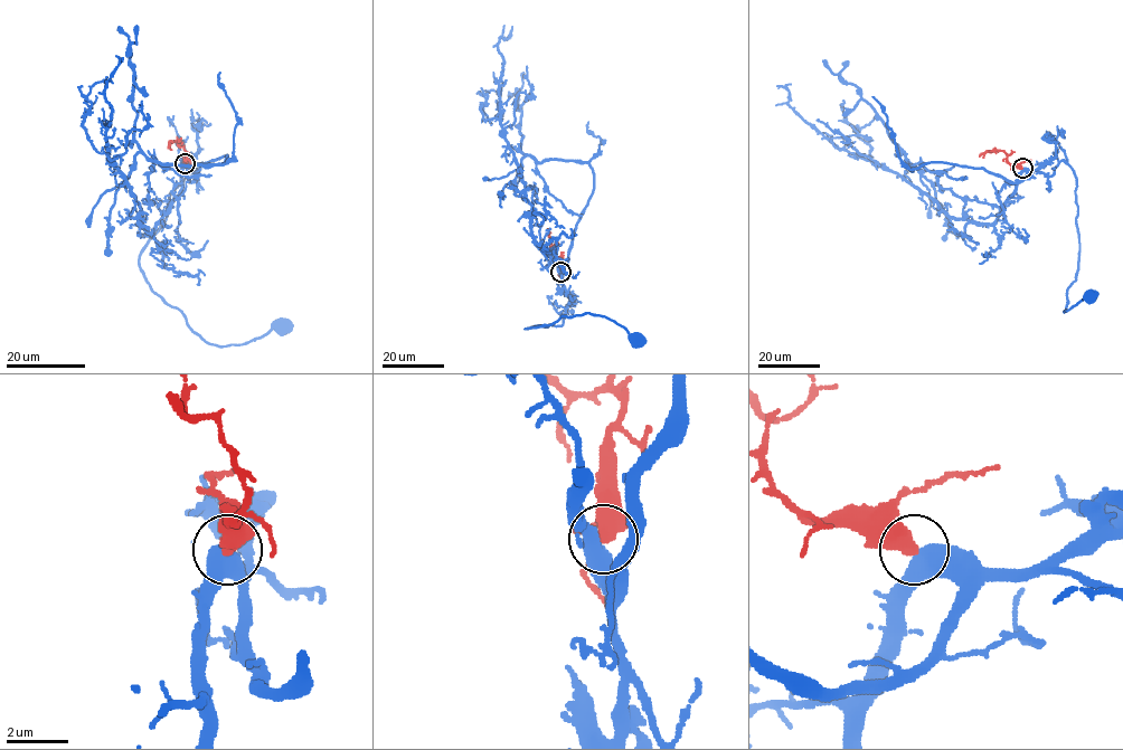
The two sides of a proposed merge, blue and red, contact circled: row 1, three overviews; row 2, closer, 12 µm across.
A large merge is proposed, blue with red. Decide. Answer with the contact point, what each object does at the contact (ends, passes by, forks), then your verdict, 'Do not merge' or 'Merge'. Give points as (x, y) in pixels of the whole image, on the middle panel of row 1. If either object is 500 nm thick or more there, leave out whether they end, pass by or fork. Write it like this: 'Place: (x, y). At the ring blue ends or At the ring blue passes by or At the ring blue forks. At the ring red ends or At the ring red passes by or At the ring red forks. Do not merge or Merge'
Place: (560, 272). Merge

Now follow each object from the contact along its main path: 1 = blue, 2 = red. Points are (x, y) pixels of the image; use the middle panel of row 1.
1: (560, 272), (569, 301), (563, 322), (525, 329), (555, 322), (563, 316), (586, 313), (605, 316), (638, 339)
2: (560, 271), (563, 257), (555, 254), (547, 228)

